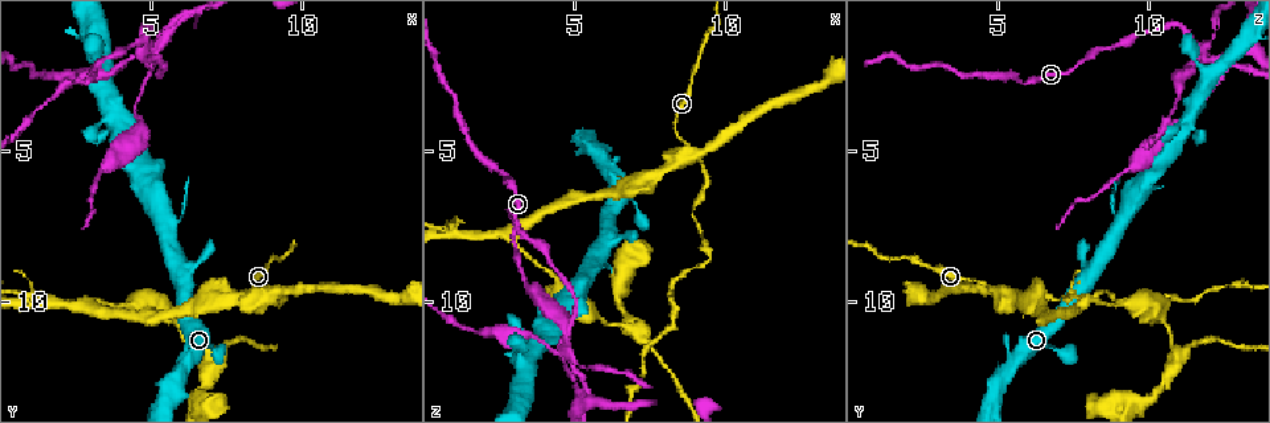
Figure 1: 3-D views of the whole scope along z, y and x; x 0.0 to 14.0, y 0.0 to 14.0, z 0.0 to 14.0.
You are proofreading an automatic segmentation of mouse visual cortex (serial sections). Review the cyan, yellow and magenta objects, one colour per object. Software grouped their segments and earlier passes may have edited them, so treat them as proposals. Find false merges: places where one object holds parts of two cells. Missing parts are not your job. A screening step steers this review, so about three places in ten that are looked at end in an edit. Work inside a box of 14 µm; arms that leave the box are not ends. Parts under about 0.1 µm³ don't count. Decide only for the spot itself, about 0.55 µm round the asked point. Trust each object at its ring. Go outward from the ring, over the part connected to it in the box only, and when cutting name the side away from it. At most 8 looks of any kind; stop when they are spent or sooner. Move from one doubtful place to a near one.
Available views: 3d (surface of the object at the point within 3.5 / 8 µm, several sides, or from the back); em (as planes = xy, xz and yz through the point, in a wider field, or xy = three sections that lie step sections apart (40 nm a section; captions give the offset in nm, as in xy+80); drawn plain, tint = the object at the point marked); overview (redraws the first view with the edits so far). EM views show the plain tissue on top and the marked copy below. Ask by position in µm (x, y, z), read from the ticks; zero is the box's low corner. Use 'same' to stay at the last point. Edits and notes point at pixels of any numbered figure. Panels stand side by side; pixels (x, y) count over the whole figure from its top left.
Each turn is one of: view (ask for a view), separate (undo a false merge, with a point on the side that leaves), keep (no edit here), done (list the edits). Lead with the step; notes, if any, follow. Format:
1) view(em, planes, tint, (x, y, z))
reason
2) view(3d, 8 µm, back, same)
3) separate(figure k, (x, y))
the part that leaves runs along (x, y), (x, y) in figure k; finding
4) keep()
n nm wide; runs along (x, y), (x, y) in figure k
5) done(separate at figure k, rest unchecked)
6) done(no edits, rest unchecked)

view(3d, 8 µm, (8.7, 9.7, 5.1))
abrupt turn

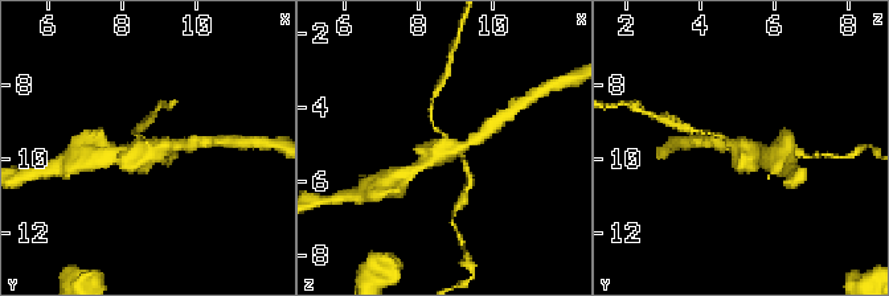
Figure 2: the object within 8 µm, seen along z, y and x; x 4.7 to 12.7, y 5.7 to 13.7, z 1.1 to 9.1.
view(3d, 3.5 µm, (8.8, 9.8, 5.1))

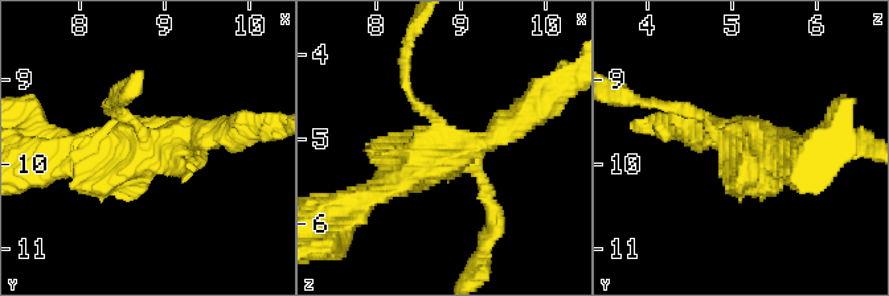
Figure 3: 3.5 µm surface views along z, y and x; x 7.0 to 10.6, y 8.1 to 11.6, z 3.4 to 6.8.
view(em, planes, tint, (8.75, 9.75, 5.05))
4 arms; arms of 150, 150, 300, 400 nm

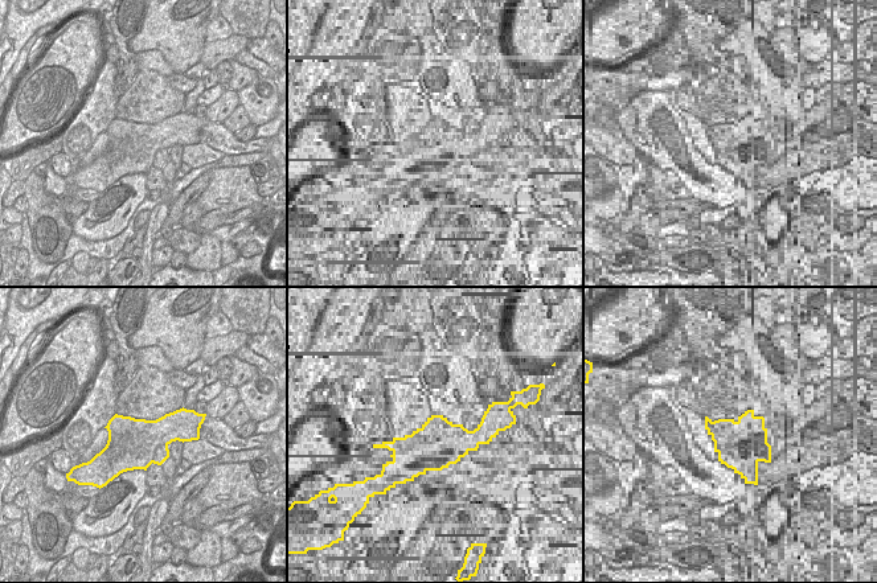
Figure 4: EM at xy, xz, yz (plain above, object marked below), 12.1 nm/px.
separate(figure 3, (498, 140))
the part that leaves runs along (441, 127), (441, 148), (351, 205) in figure 3; a second cell is stuck on

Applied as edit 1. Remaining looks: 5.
view(3d, 3.5 µm, (9.4, 9.7, 8.6))
abrupt turn

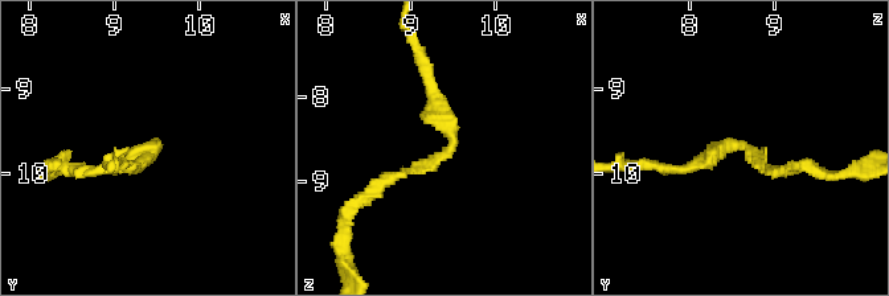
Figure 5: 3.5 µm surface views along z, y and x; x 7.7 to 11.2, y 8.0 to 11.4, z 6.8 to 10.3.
view(em, xy, step 5, tint, (9.45, 9.65, 8.55))
arms of 150, 150 nm; now the EM

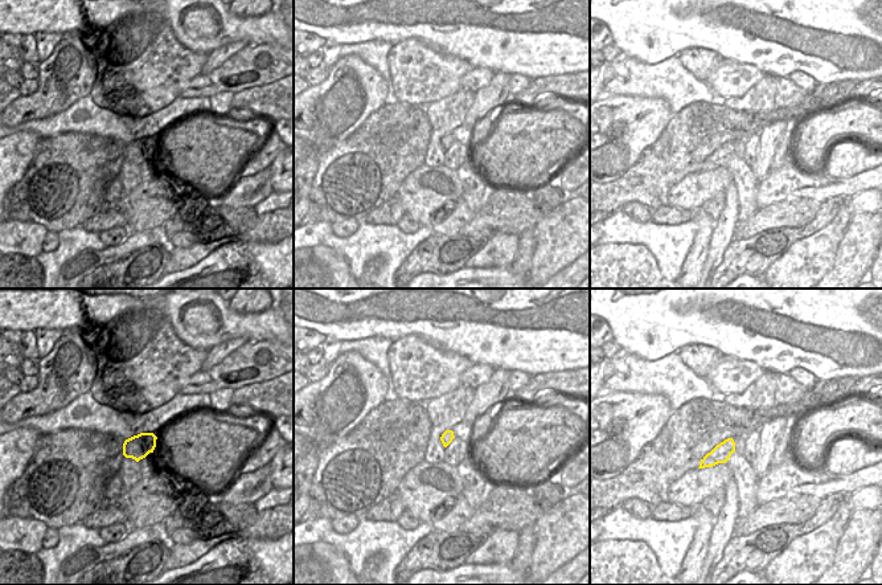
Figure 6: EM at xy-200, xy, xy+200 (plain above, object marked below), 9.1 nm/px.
keep()
110 nm wide; runs along (426, 72), (451, 146), (381, 183) in figure 5; continuous, no second cell

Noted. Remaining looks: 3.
view(em, planes, tint, (4.8, 1.8, 11.7))
calibre changes

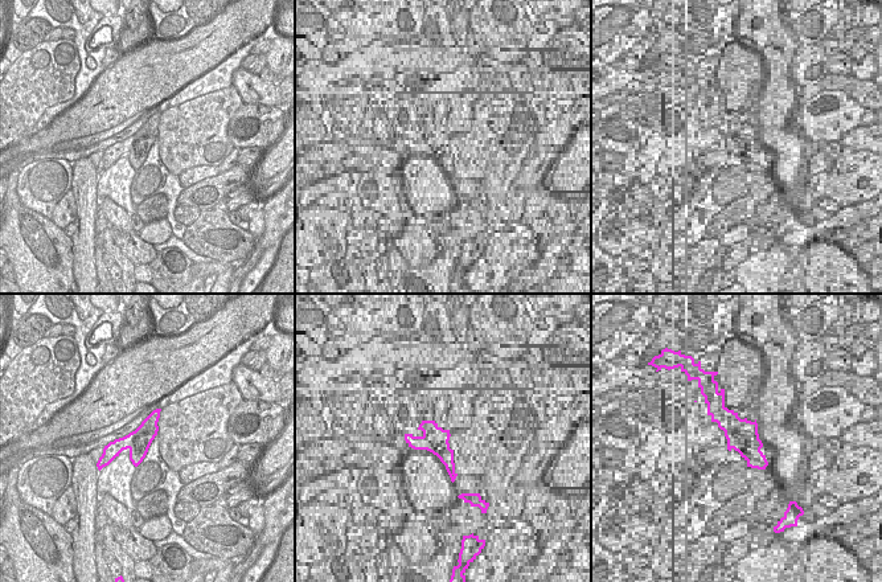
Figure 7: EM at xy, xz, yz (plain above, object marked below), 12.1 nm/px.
view(3d, 3.5 µm, same)
see where the arms go

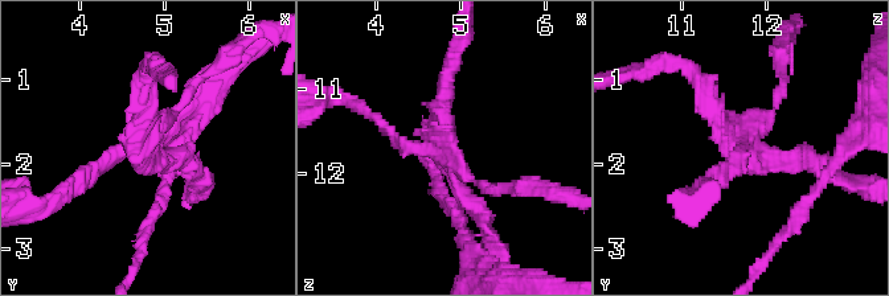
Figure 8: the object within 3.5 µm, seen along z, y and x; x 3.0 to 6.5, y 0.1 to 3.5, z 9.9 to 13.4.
separate(figure 8, (721, 168))
4 arms; arms of 150, 150, 150, 200 nm; the part that leaves runs along (741, 152), (689, 205) in figure 8; two cells meet here

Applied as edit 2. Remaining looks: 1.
done(separate at figure 3, separate at figure 8, rest unchecked)

